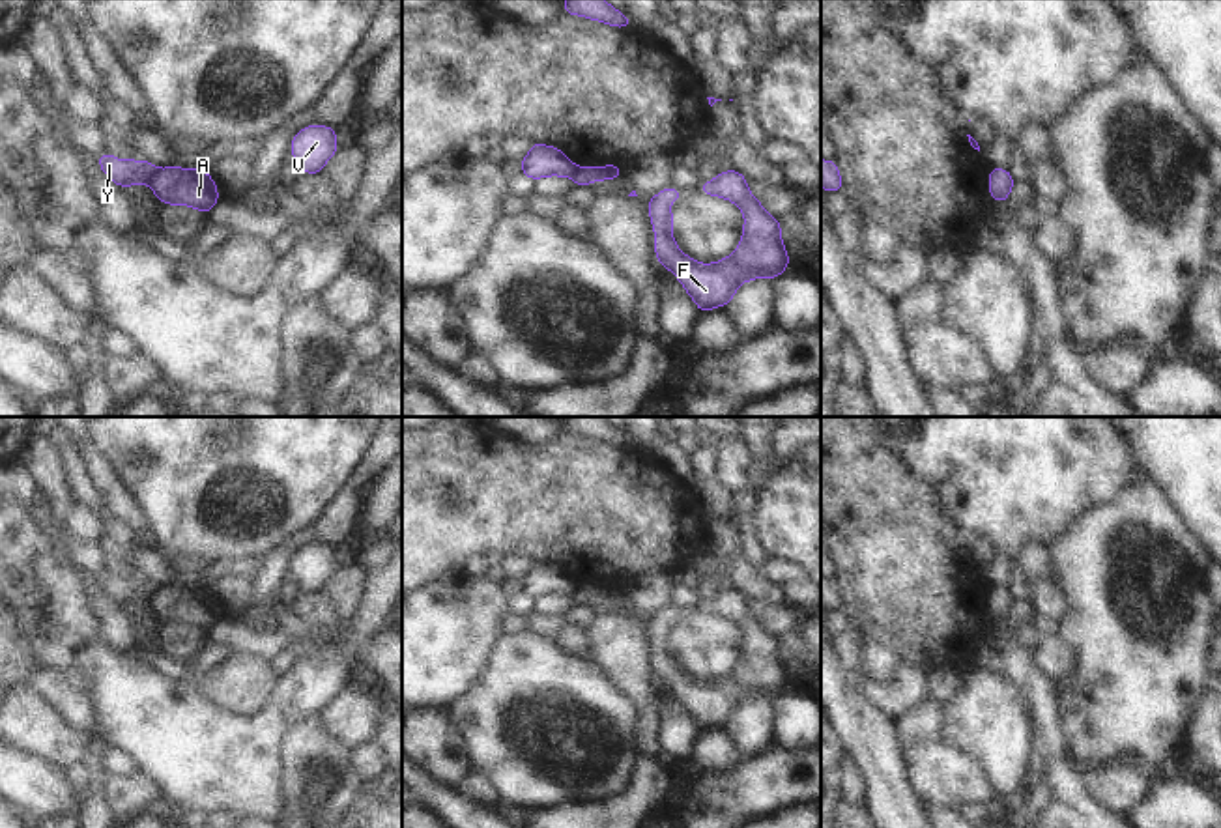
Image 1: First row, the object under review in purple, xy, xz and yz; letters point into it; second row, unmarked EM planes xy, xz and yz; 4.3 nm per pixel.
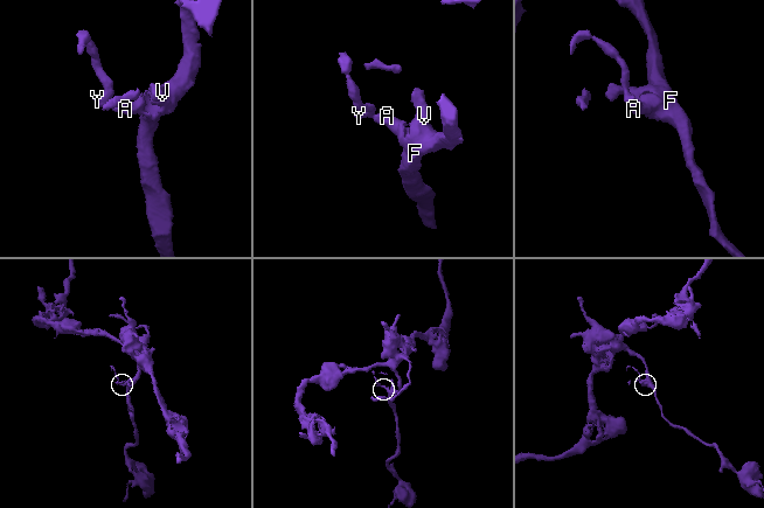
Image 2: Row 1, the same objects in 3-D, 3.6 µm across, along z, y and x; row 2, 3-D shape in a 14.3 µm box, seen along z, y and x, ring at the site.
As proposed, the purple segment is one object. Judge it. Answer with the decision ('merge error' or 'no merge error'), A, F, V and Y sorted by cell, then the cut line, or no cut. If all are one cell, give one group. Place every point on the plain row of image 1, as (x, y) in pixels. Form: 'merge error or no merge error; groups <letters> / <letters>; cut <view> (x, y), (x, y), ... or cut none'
merge error; groups A F V / Y; cut xy (159, 587), (148, 600)

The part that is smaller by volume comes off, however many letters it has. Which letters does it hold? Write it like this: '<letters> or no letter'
Y

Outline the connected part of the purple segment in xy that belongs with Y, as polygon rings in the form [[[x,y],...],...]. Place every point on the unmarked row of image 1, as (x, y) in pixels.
[[[108,570],[99,574],[95,579],[105,594],[122,607],[150,602],[159,589],[150,578],[144,578],[142,581],[138,581],[135,576],[120,579]]]

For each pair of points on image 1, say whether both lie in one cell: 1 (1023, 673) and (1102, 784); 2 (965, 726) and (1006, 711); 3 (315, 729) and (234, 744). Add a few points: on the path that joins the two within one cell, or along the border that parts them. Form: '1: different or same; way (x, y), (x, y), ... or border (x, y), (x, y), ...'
1: different; border (1081, 767), (1085, 789), (1102, 806)
2: same; way (975, 720), (997, 714)
3: different; border (320, 707), (301, 714), (287, 733), (287, 780)

